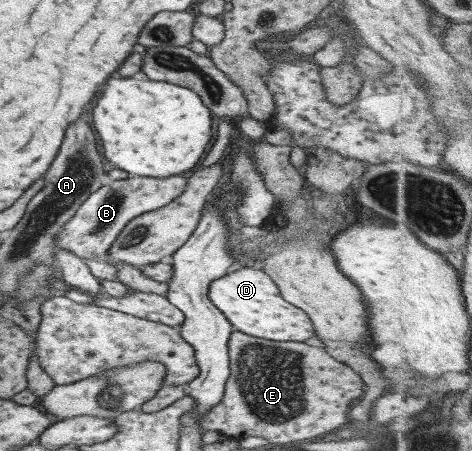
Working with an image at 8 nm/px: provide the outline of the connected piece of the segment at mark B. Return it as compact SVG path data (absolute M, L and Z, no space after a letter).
M187 176L137 177L106 181L89 194L55 237L56 249L69 250L81 259L105 260L107 250L124 226L143 212L168 204L186 186Z

